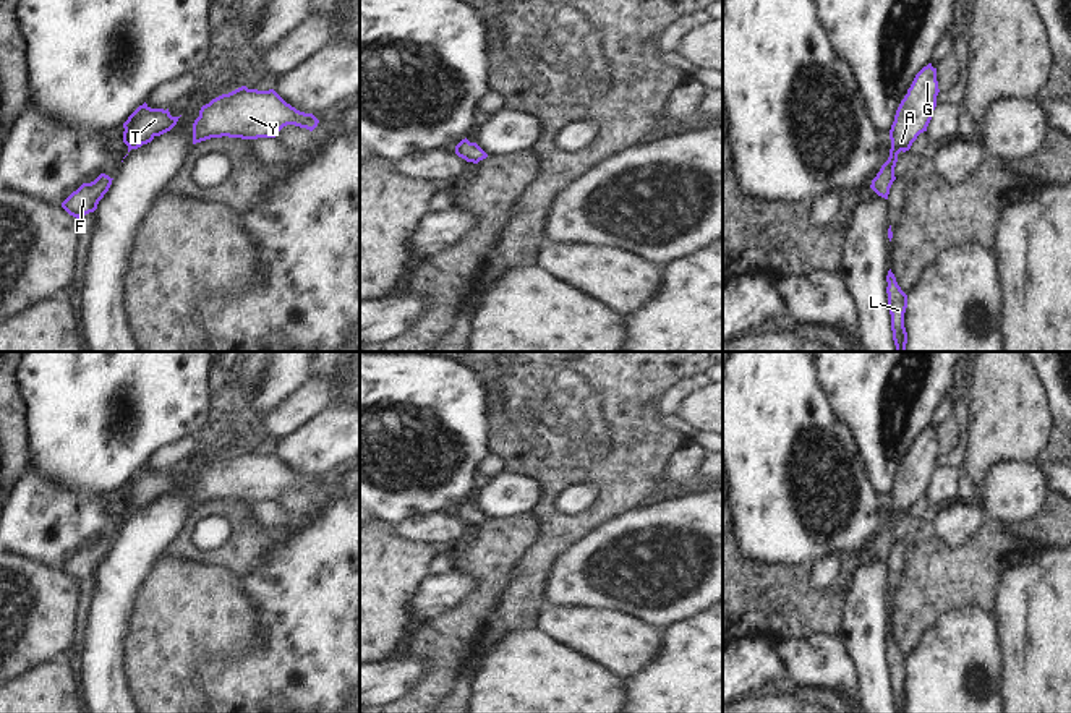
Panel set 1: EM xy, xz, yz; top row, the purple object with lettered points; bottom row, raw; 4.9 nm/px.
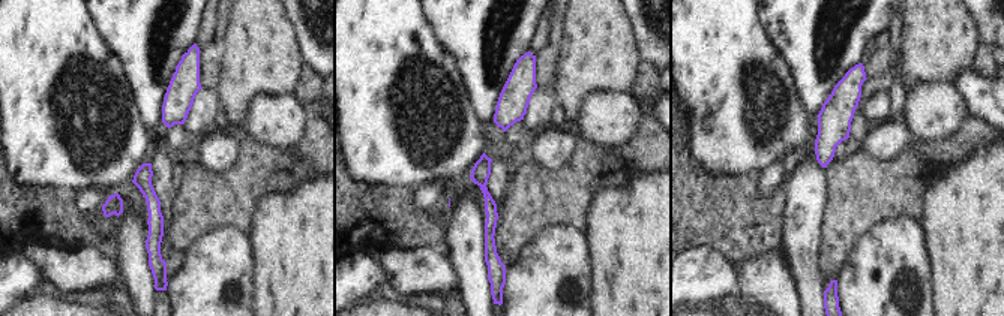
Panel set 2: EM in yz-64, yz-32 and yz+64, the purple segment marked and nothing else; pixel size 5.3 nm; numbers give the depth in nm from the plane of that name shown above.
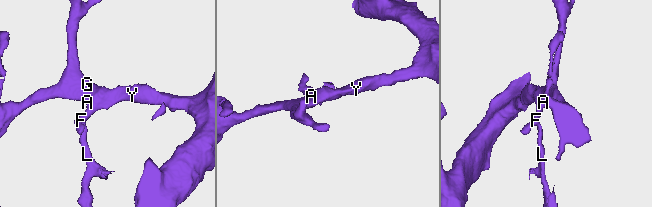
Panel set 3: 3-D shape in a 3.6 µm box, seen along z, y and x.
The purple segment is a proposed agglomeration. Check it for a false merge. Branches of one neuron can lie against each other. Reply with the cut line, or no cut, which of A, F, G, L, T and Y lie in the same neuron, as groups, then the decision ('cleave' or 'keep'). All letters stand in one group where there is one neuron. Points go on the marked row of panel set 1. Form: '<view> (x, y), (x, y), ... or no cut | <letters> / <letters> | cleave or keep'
no cut | A F G L T Y | keep

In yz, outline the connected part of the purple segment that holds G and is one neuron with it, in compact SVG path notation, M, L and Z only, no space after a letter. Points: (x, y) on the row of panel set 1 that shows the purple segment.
M928 63L914 78L907 94L901 100L890 130L891 149L888 160L881 165L870 188L888 199L894 177L898 154L909 151L917 136L927 131L933 117L938 96L937 68Z

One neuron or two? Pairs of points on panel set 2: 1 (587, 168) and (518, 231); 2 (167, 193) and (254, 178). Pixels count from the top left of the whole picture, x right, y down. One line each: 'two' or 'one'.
1: one
2: two

